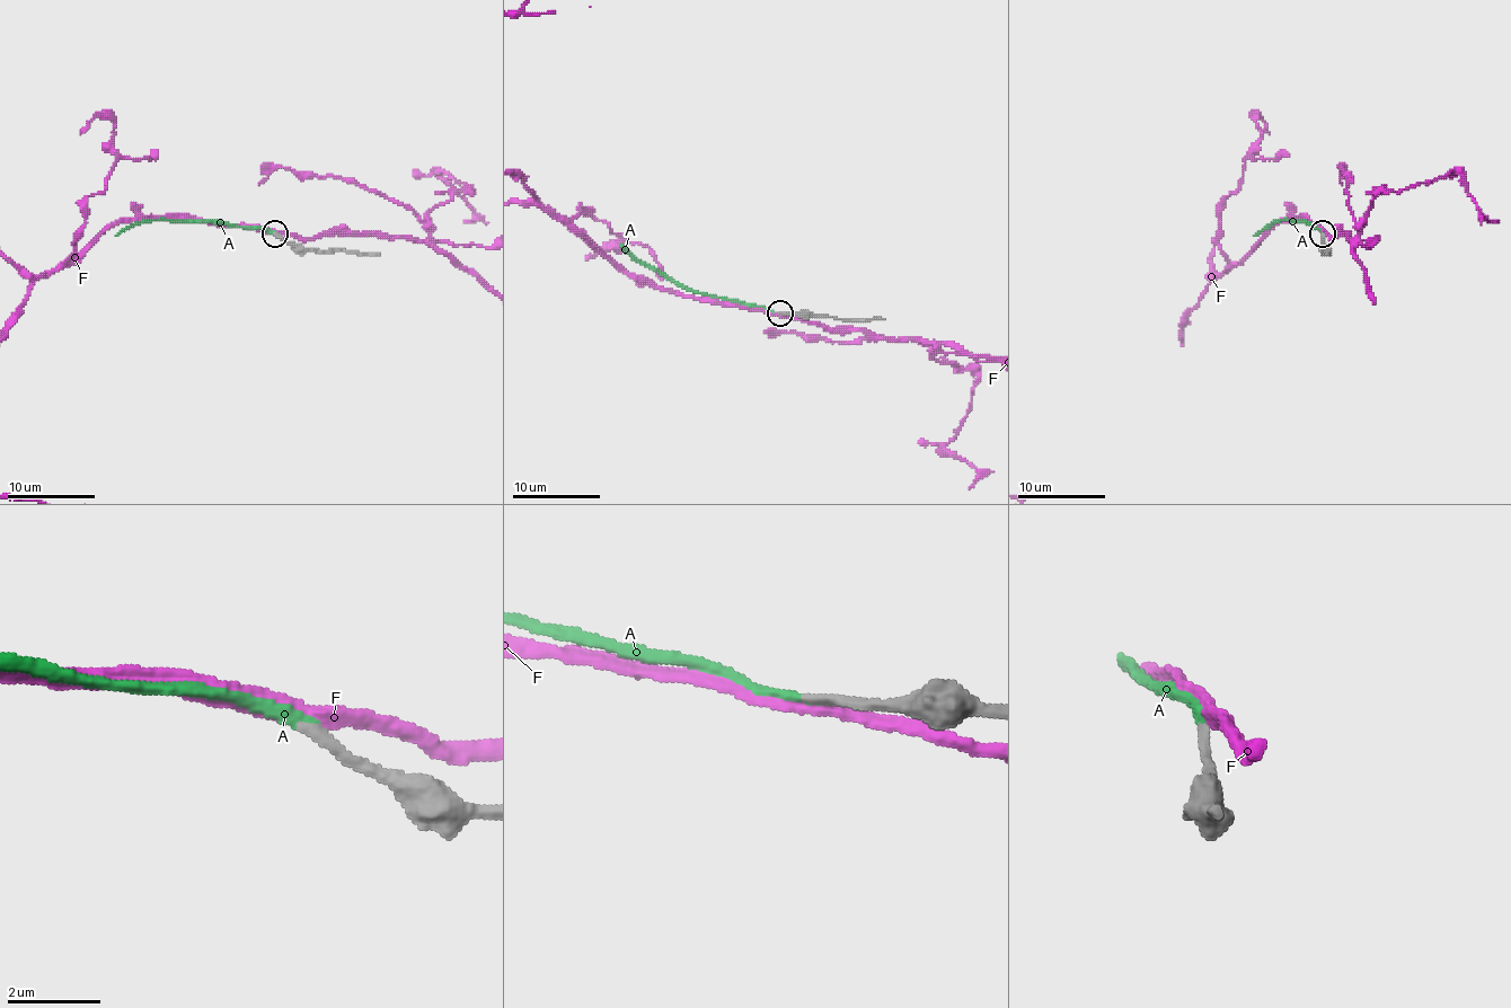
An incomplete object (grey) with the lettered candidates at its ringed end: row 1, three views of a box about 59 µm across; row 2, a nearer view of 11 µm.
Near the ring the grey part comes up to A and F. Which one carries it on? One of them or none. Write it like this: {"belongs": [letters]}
{"belongs": ["A"]}

